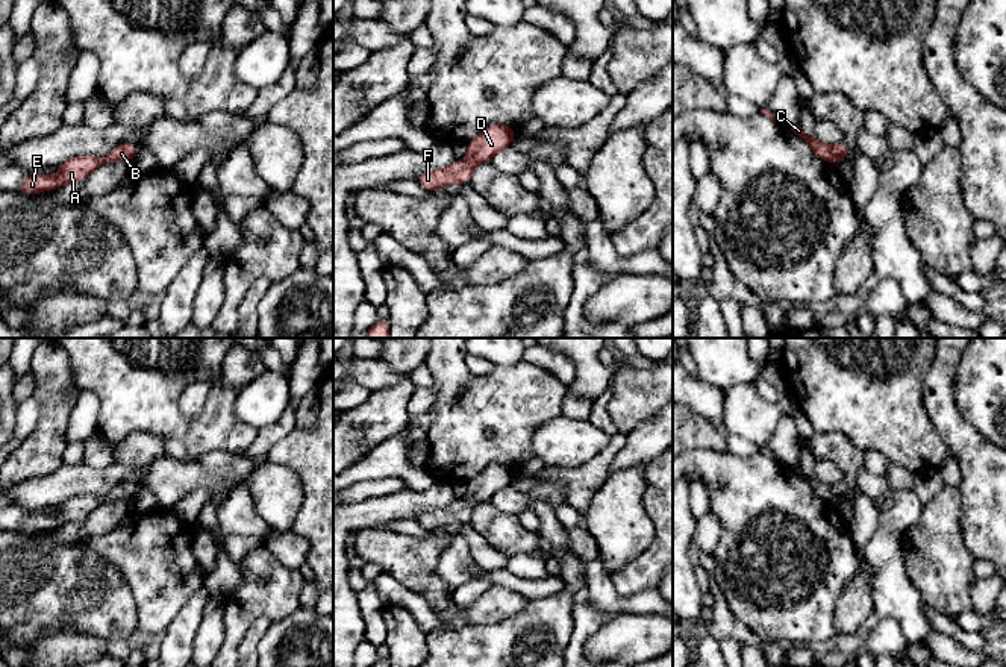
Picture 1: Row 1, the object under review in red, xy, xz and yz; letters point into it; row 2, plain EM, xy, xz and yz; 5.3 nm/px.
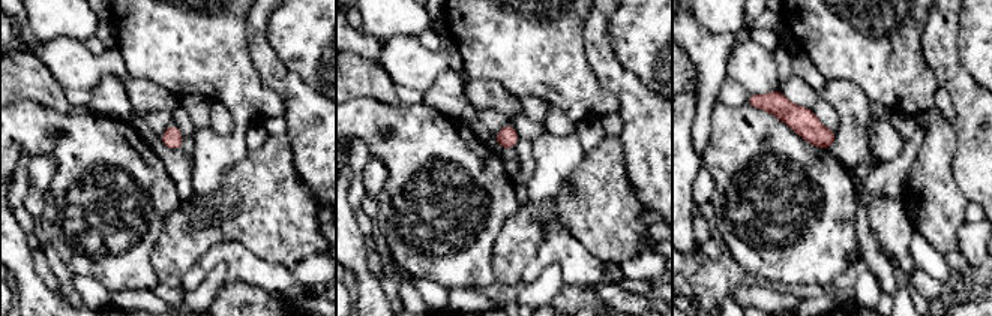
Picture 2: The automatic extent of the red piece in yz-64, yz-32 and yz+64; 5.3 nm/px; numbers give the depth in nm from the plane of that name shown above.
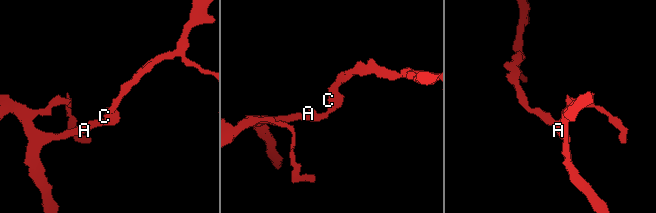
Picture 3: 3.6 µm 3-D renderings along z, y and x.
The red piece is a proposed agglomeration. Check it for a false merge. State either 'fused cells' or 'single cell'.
single cell

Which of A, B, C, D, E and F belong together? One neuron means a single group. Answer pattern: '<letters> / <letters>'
A B C D E F

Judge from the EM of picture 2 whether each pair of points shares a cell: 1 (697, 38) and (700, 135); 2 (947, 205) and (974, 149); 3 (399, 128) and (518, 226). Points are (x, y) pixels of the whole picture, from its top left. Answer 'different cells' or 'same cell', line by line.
1: same cell
2: different cells
3: different cells

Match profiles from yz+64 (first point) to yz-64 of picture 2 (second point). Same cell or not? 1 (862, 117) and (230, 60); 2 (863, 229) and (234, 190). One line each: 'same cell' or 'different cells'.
1: different cells
2: different cells

